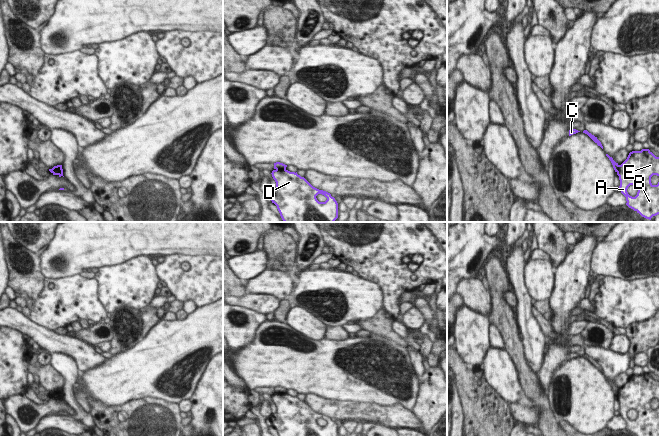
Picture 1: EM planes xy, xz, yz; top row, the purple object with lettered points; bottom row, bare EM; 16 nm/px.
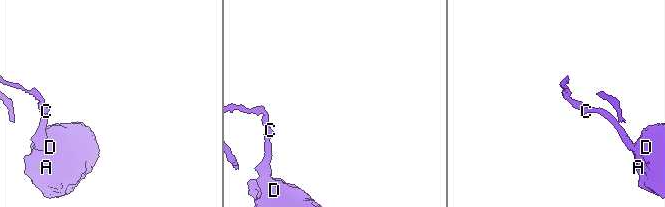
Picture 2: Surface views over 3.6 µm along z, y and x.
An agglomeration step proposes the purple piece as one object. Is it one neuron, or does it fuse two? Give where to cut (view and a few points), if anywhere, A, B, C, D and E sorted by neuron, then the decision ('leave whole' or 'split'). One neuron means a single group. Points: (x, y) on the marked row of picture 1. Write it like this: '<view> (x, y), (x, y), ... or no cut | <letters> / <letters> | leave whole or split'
xz (285, 168), (276, 170) | A B D E / C | split

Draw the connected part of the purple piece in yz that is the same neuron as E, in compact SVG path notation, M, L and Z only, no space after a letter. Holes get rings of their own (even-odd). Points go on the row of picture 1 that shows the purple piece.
M649 149L632 151L619 165L617 175L620 180L618 190L626 197L629 208L649 220L659 214L659 182L657 185L651 183L653 175L659 176L659 157ZM630 185L638 188L635 197L627 192Z

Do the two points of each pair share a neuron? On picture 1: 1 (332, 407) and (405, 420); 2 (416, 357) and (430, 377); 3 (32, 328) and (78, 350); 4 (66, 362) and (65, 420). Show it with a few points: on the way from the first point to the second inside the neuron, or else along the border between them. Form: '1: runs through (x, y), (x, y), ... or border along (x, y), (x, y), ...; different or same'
1: runs through (350, 410), (369, 411), (387, 416); same
2: border along (425, 370), (419, 380); different
3: runs through (43, 337), (53, 343), (67, 345); same
4: border along (70, 416), (85, 425); different

